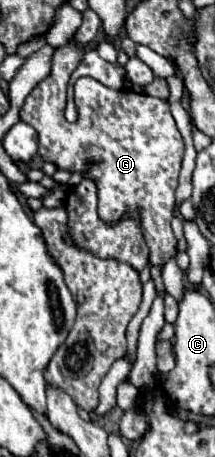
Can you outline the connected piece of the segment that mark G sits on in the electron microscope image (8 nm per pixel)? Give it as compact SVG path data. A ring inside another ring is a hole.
M69 40L65 46L55 50L51 76L31 92L25 106L21 108L21 120L37 130L37 154L45 162L49 160L57 170L67 170L71 174L83 172L85 178L95 180L99 196L99 218L105 224L115 224L123 218L139 220L143 240L149 248L151 280L155 282L157 298L153 300L151 312L141 324L137 362L129 374L129 382L137 390L147 392L161 380L155 356L157 334L165 324L165 286L161 280L161 270L177 254L177 241L171 230L171 220L185 144L175 126L169 104L165 100L143 96L131 90L109 90L109 100L77 100L79 120L69 124L63 116L67 102L67 84L83 54L85 48L79 48L75 40Z

